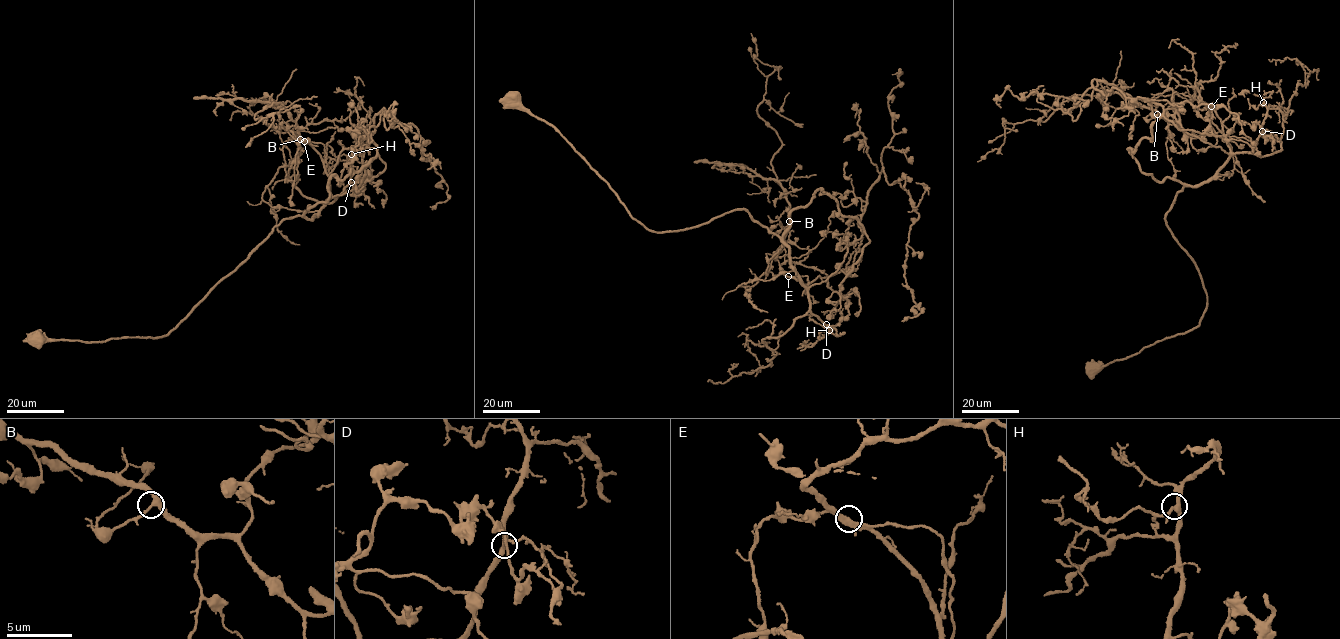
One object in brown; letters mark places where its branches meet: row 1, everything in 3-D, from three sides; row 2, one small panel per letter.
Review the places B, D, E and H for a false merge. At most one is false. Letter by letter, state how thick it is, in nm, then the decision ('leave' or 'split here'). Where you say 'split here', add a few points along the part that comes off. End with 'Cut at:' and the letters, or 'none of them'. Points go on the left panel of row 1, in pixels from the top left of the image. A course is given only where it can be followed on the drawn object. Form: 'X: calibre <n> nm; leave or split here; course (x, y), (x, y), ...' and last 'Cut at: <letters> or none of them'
B: calibre 320 nm; leave
D: calibre 320 nm; leave
E: calibre 320 nm; split here; course (303, 141), (284, 142), (284, 165), (296, 168), (299, 135), (274, 102), (254, 118), (272, 124), (245, 147)
H: calibre 300 nm; leave
Cut at: E

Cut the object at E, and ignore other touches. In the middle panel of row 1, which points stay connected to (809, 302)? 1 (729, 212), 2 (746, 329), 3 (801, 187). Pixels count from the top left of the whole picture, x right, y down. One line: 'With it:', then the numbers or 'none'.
With it: 1, 2

